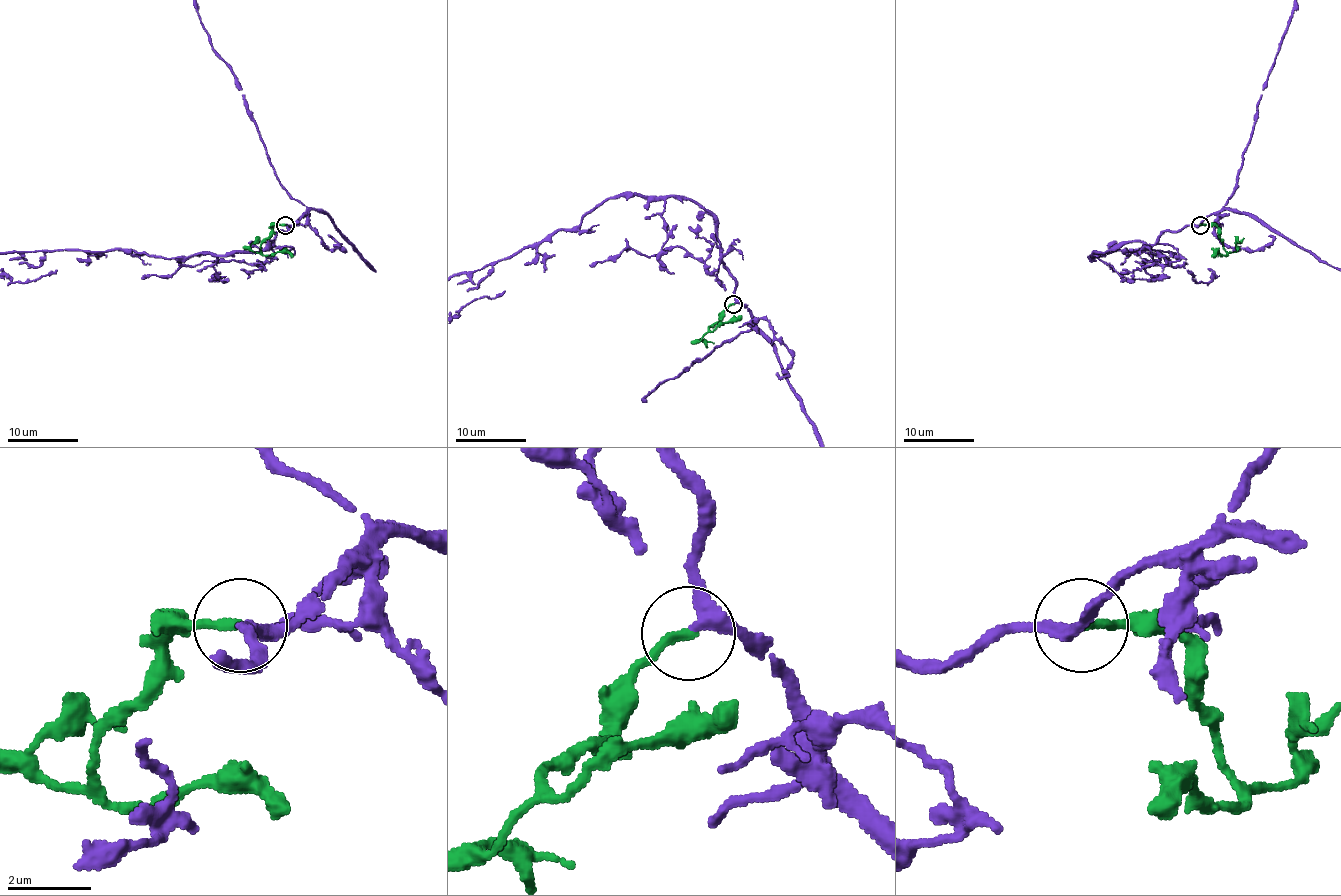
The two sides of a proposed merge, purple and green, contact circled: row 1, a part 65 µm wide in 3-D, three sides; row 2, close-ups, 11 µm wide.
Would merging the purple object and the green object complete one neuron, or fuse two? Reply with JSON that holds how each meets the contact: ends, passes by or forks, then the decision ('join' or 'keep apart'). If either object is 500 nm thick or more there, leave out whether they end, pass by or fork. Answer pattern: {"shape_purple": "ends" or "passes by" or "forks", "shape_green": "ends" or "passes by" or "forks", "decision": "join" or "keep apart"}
{"shape_purple": "passes by", "shape_green": "ends", "decision": "join"}

